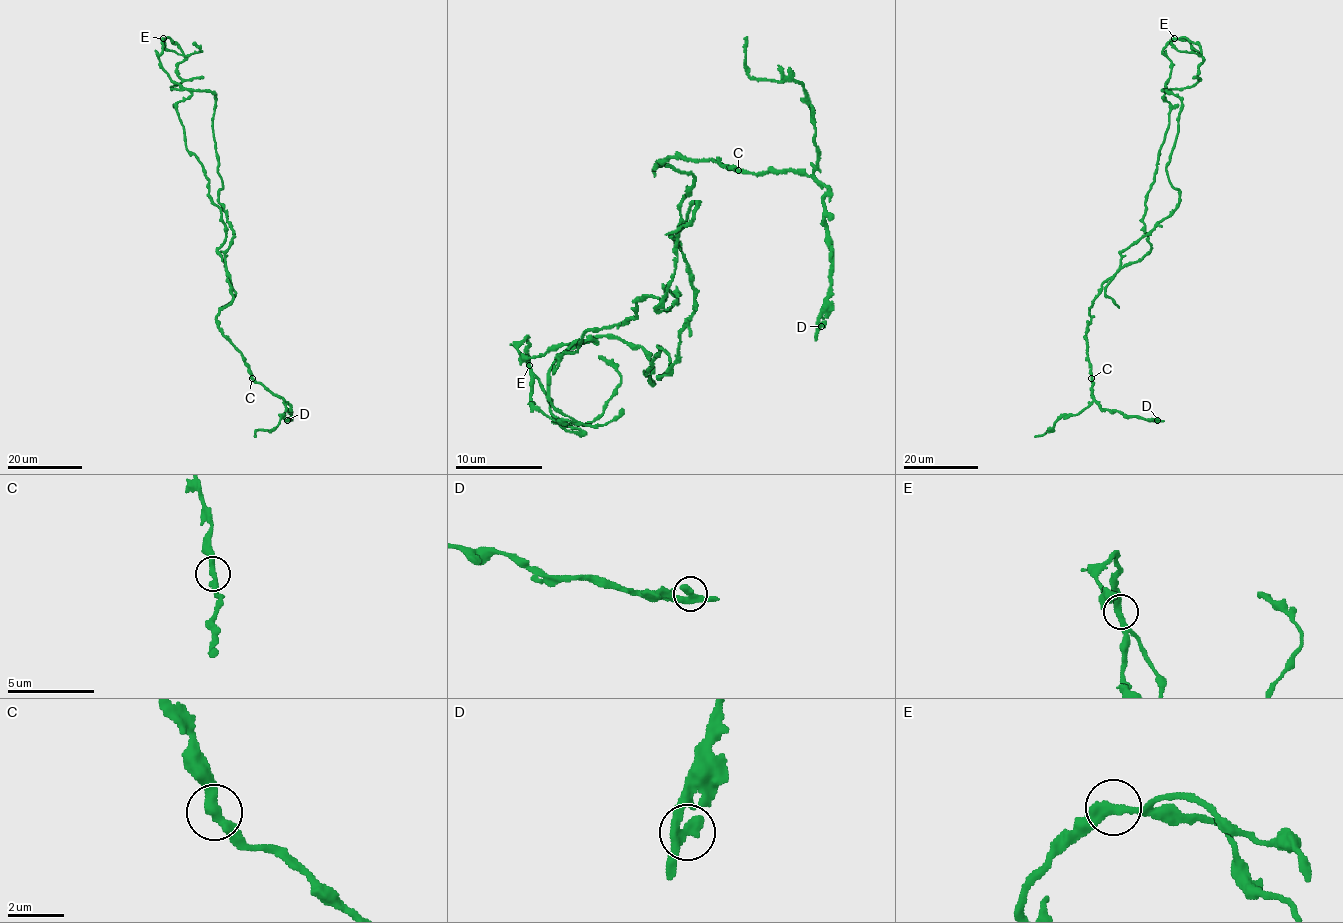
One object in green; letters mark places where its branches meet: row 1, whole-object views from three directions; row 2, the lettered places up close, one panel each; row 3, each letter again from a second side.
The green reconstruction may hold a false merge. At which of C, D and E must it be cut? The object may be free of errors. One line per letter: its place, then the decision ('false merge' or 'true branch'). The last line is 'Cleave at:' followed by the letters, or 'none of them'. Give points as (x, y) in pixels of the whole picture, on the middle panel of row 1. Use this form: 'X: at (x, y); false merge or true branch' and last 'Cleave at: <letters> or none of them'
C: at (738, 170); true branch
D: at (821, 326); true branch
E: at (529, 365); false merge
Cleave at: E

